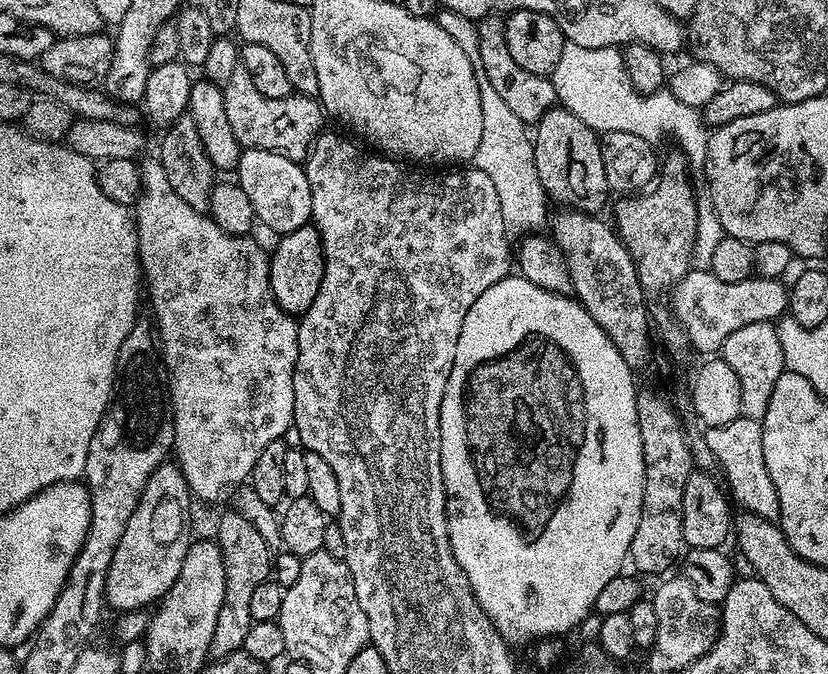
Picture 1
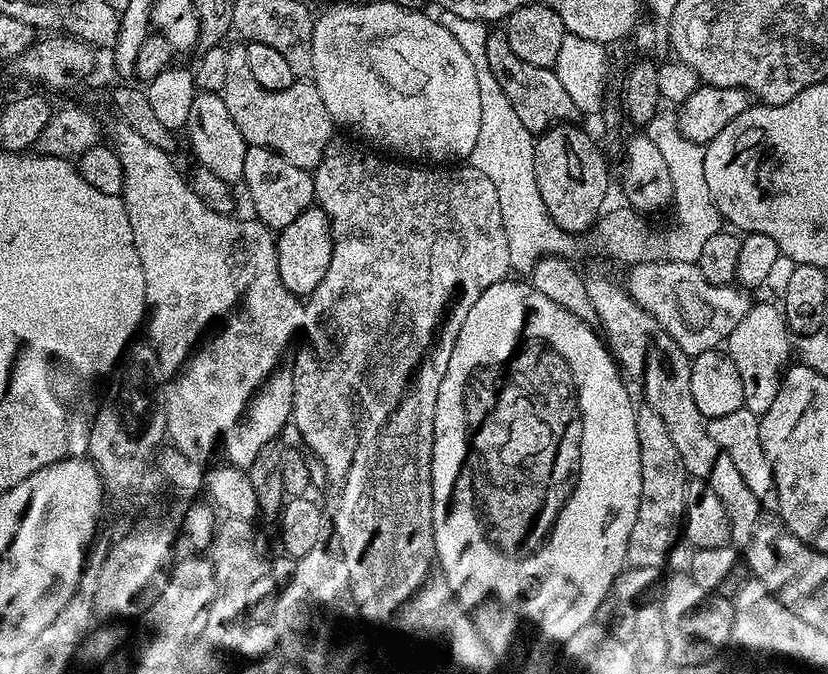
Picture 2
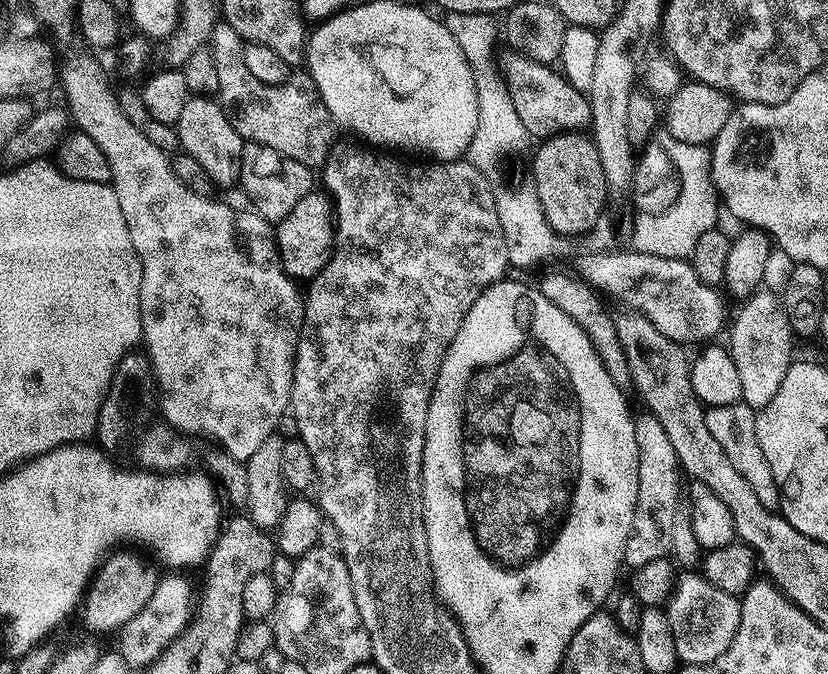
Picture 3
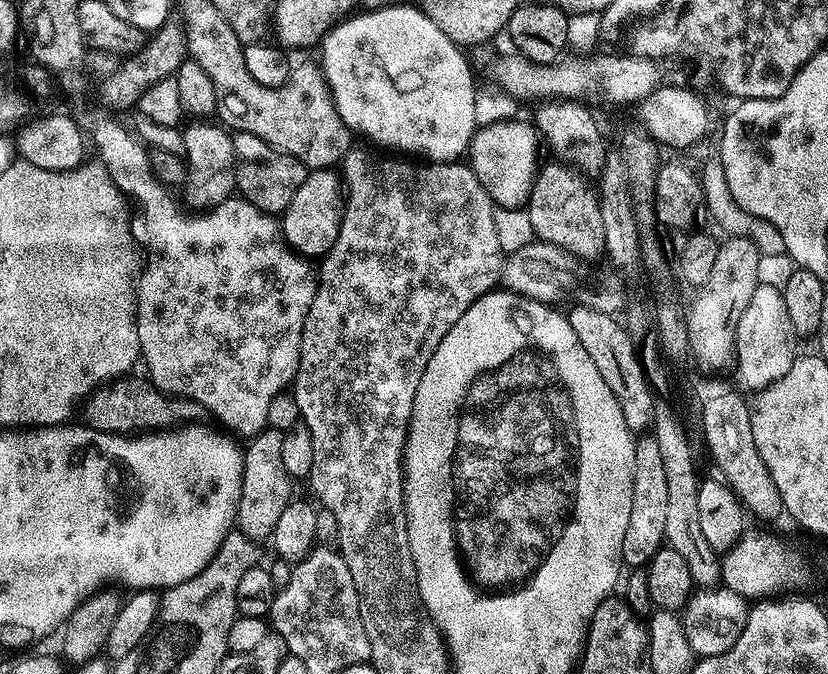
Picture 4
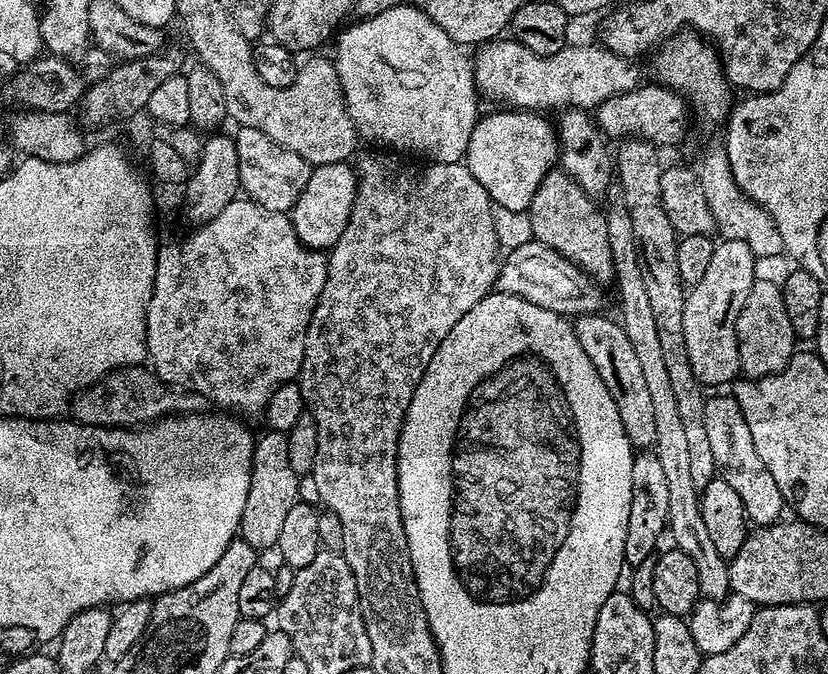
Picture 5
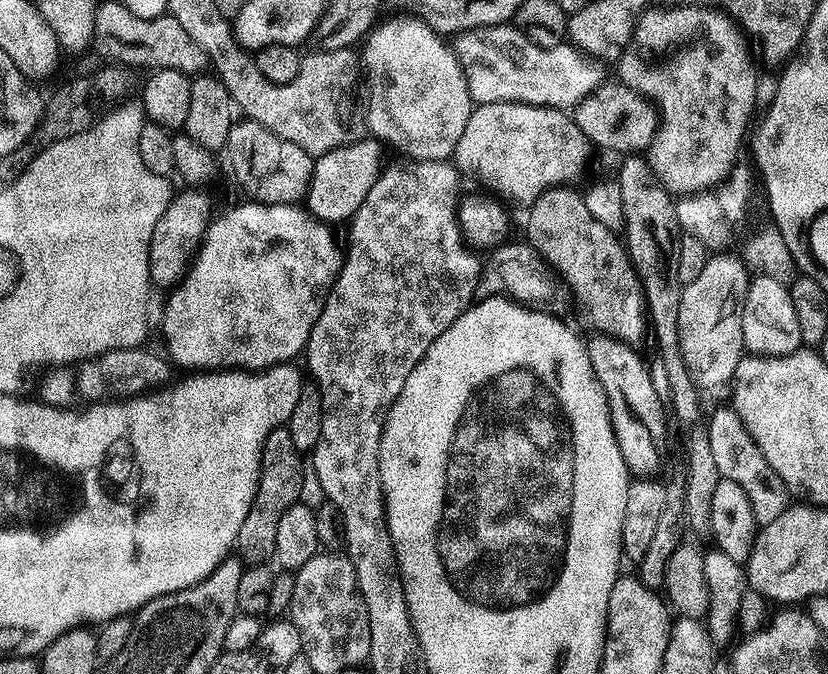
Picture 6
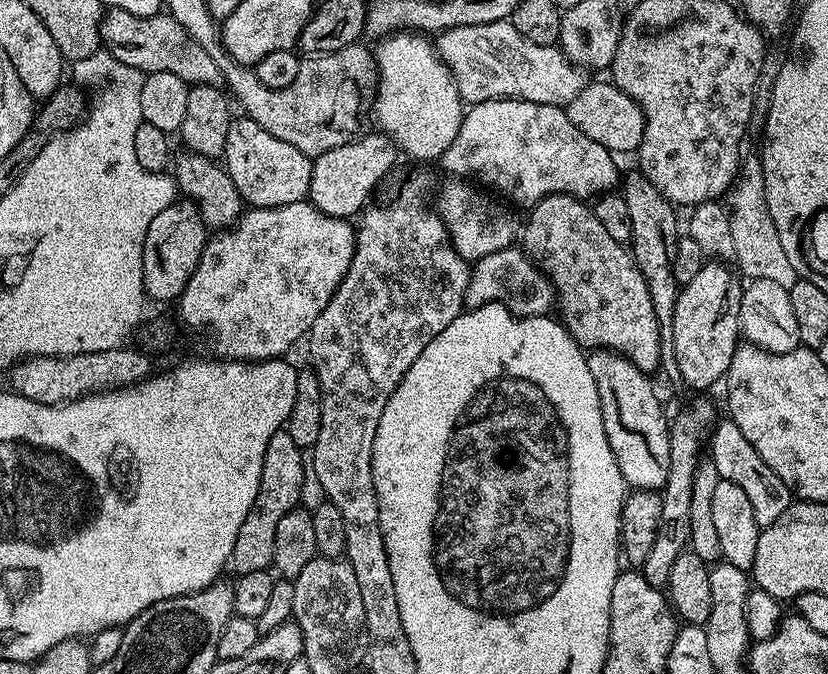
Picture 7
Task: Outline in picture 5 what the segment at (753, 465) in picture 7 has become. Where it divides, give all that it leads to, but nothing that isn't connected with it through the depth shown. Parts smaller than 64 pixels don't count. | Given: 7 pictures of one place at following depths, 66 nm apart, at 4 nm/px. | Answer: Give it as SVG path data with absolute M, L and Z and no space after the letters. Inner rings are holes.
M709 395L704 402L706 410L706 435L710 441L710 451L714 454L716 471L719 479L730 482L730 486L742 498L742 506L746 510L749 521L756 526L775 524L785 515L786 505L782 498L782 490L770 470L762 463L754 438L750 434L750 426L746 426L746 418L738 406L735 395Z

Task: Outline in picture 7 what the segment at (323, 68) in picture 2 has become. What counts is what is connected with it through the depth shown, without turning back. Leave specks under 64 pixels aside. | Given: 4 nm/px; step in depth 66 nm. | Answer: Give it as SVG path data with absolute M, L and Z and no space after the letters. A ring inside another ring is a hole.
M396 30L383 37L383 39L377 43L380 45L378 45L377 48L374 48L376 70L378 73L376 91L374 93L374 105L376 104L376 120L380 123L380 125L378 125L379 131L383 133L383 135L391 138L392 142L403 155L405 152L406 155L413 156L416 160L432 160L432 162L436 162L439 161L440 156L447 150L450 144L454 142L454 138L458 134L458 130L464 121L466 104L460 97L460 90L456 85L456 79L452 77L451 70L444 65L444 61L441 60L439 52L436 51L433 41L431 39L427 40L426 37L420 35L424 34L417 34L412 30Z

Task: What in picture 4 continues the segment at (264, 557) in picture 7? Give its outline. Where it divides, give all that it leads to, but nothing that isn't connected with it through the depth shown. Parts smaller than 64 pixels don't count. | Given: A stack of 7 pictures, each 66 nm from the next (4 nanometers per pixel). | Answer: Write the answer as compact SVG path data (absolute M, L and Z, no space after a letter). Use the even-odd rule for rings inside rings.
M269 426L247 443L248 448L243 449L244 473L240 501L236 507L236 524L239 531L257 542L267 541L271 537L282 510L286 510L288 503L294 499L294 481L286 474L286 466L282 466L283 437L281 429Z

